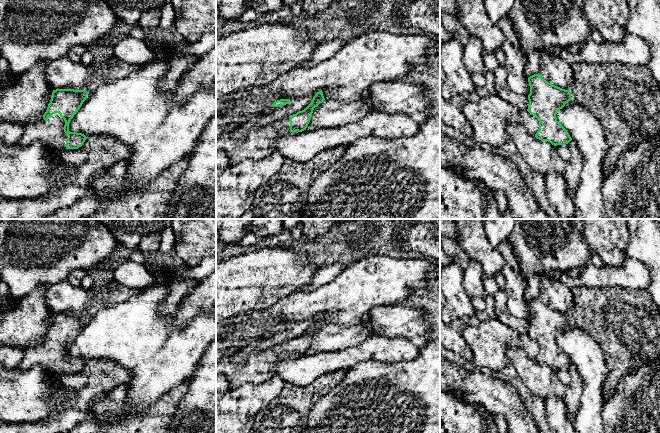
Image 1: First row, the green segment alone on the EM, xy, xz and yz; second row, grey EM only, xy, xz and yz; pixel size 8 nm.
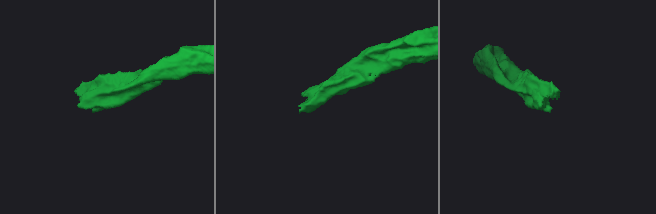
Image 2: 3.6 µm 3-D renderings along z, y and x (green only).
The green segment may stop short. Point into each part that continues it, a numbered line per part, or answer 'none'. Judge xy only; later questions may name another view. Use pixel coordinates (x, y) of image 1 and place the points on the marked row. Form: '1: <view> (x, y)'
1: xy (51, 132)

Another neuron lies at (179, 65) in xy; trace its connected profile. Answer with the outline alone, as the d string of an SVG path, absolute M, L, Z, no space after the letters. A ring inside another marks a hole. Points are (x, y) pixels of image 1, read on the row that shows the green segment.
M175 56L170 62L170 70L162 78L160 86L163 90L175 90L181 76L191 67L192 60L187 56Z

